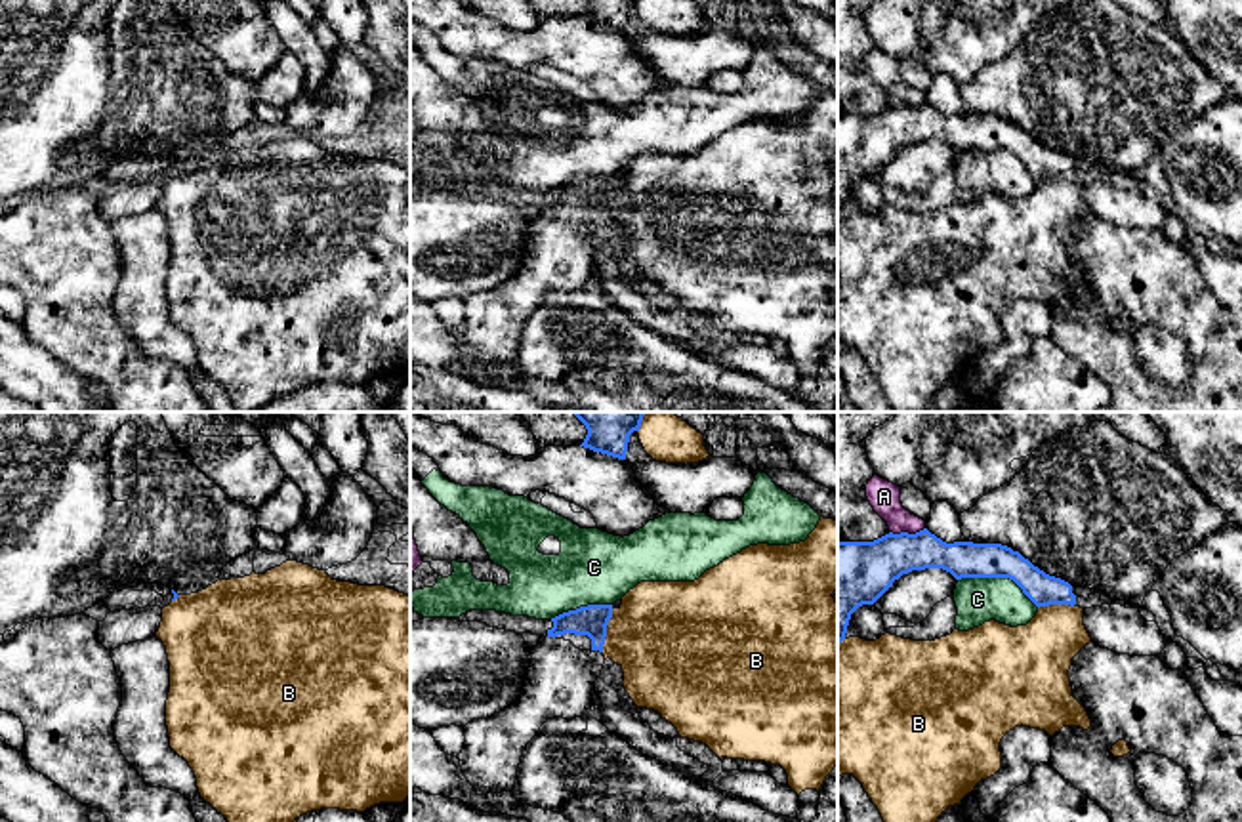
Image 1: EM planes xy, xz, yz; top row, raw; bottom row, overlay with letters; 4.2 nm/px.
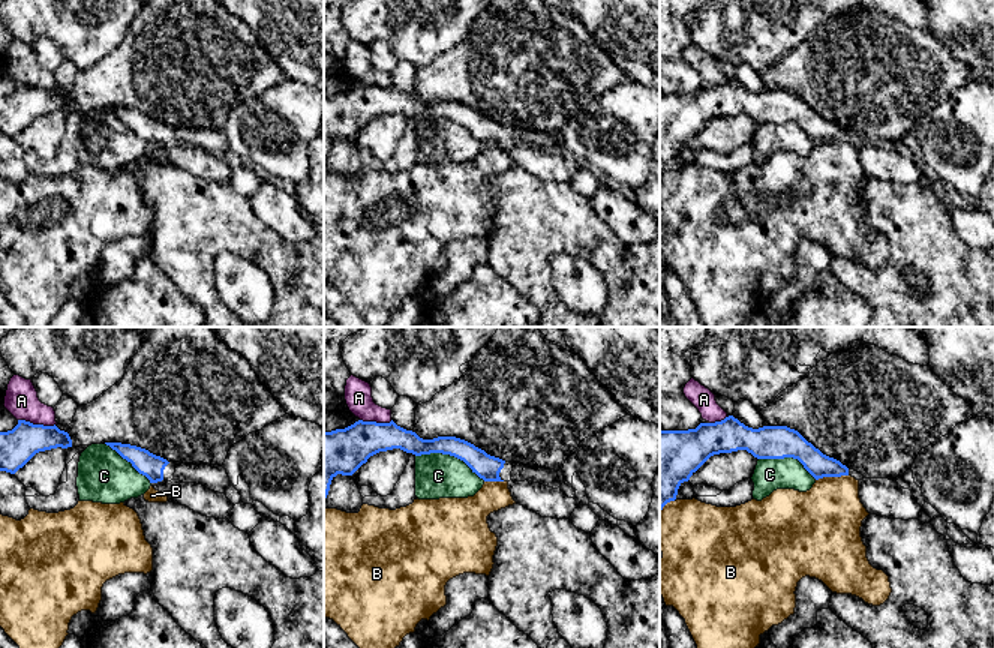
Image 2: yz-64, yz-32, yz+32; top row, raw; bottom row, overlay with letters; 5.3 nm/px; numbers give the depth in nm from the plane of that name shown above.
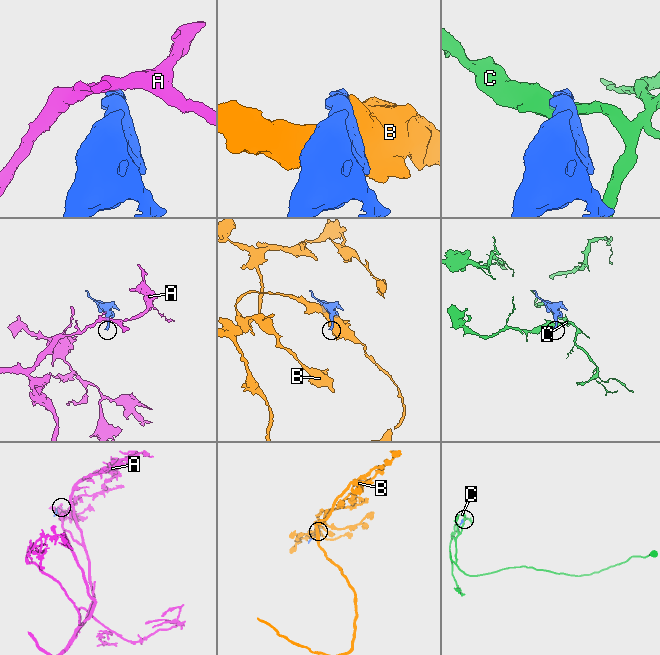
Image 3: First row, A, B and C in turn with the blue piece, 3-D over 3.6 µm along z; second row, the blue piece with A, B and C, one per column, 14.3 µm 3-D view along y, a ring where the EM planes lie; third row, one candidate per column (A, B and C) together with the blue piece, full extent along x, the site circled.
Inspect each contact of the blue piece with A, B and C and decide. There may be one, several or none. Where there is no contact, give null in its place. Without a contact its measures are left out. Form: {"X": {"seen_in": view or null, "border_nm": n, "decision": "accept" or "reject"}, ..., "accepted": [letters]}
{"A": {"seen_in": "yz", "border_nm": 150, "decision": "reject"}, "B": {"seen_in": "xz", "border_nm": 190, "decision": "reject"}, "C": {"seen_in": "yz", "border_nm": 360, "decision": "reject"}, "accepted": []}

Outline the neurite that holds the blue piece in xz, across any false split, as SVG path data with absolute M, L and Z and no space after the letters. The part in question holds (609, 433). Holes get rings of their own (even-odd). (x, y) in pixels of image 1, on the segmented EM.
M574 412L588 435L580 446L626 460L630 435L639 431L647 412Z

